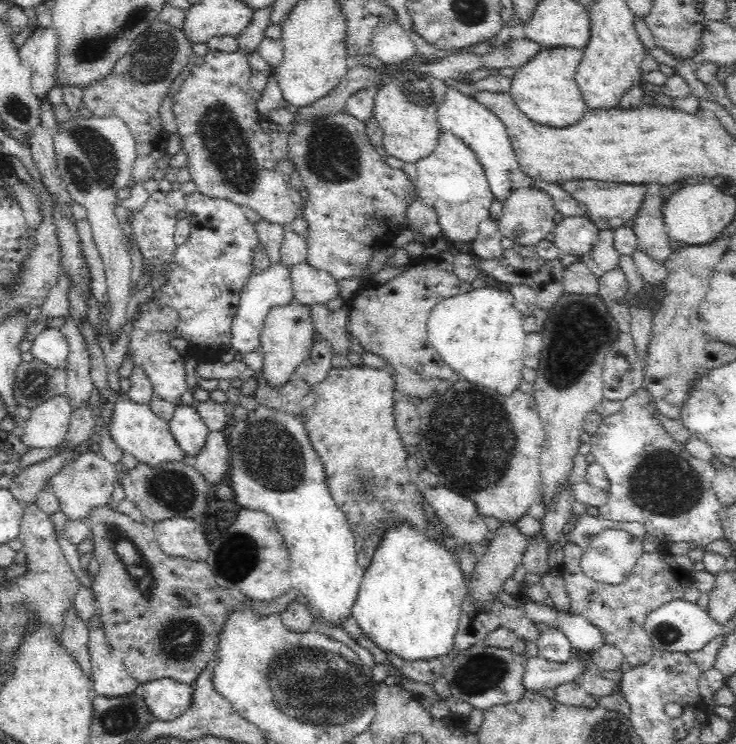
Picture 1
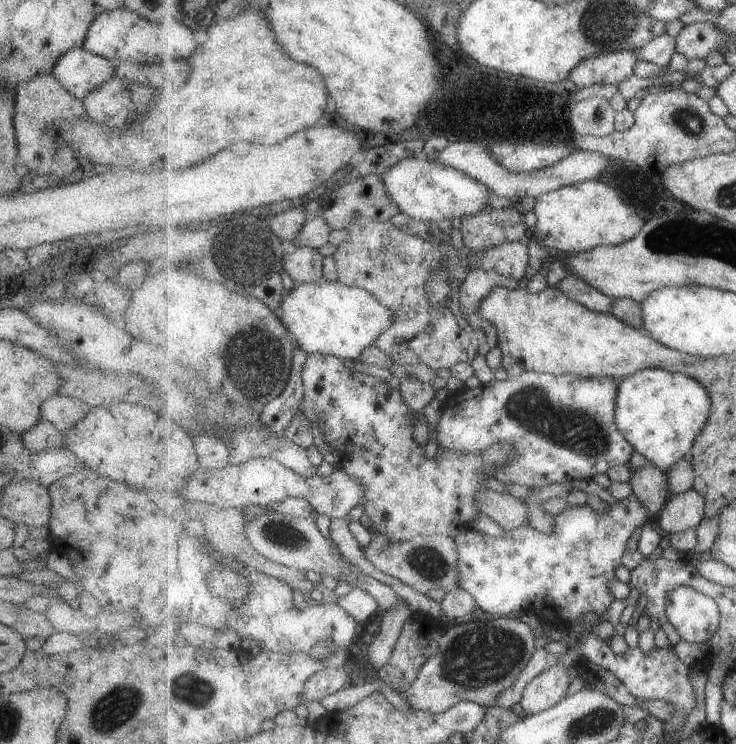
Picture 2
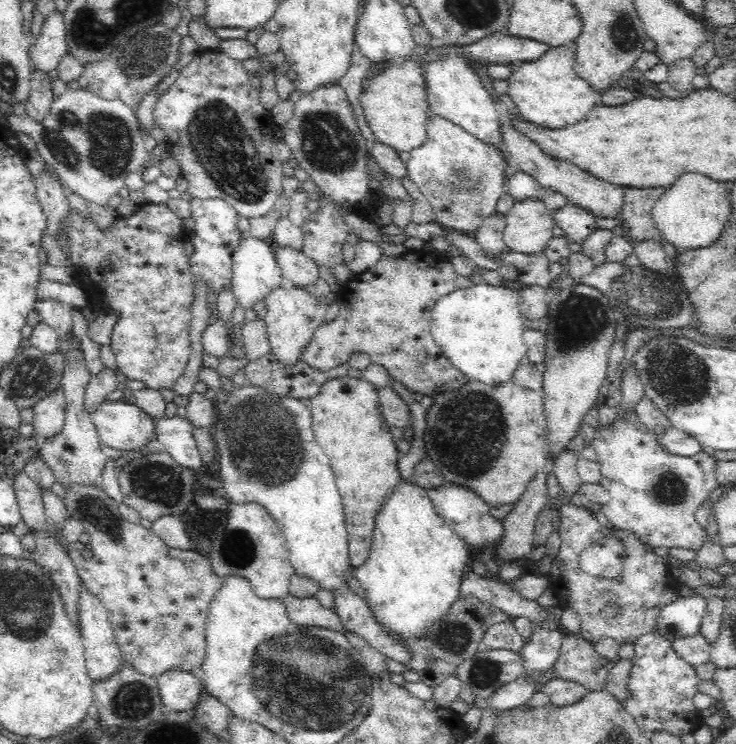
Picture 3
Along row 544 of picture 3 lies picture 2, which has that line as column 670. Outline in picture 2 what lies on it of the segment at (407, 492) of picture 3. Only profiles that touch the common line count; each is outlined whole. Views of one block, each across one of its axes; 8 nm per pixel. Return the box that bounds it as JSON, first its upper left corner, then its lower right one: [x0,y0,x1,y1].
[615,368,712,470]

